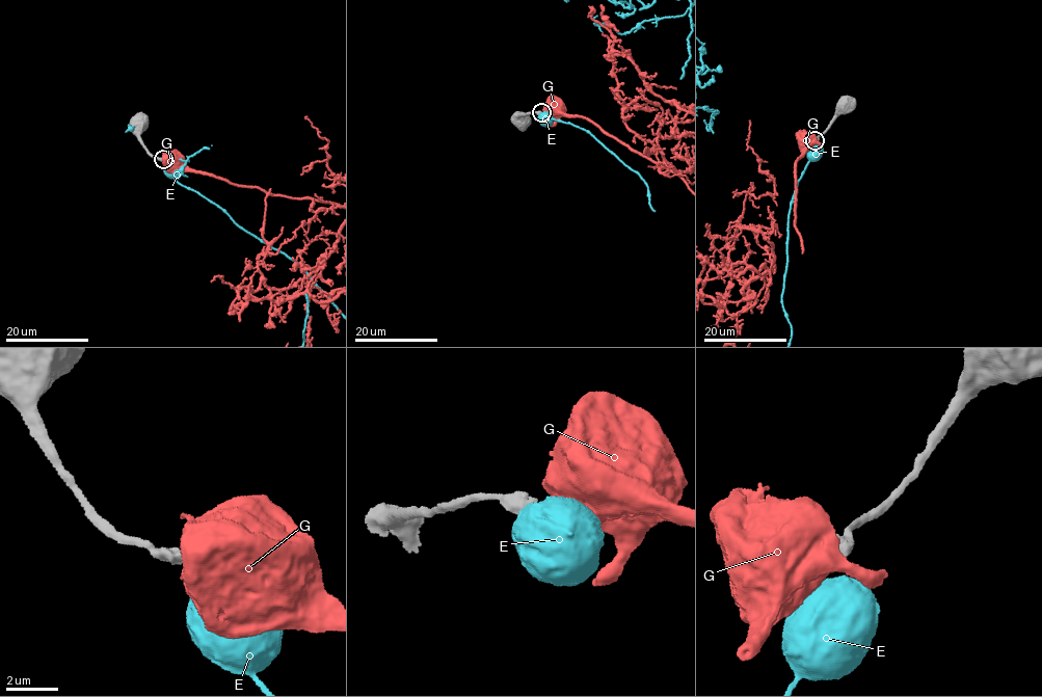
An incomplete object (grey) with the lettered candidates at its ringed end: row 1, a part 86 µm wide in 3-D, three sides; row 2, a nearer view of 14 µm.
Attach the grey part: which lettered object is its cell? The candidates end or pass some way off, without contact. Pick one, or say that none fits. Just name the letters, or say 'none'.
none

